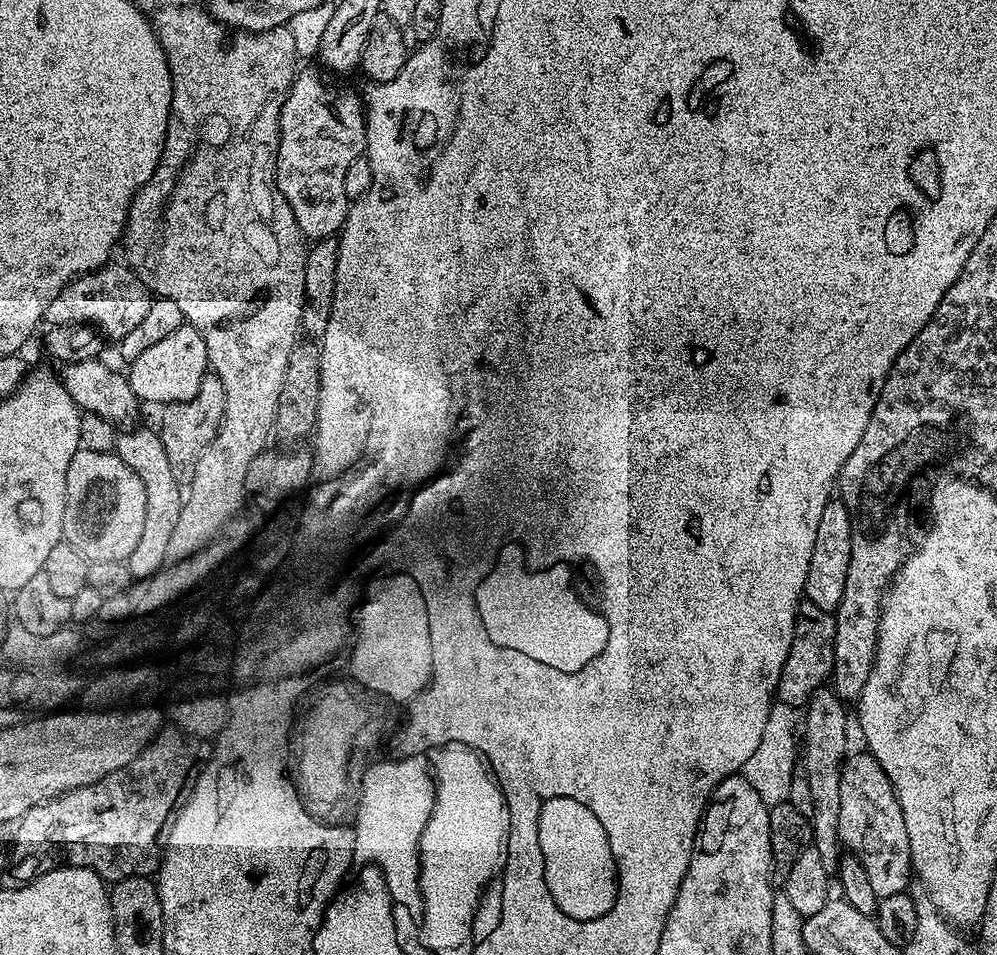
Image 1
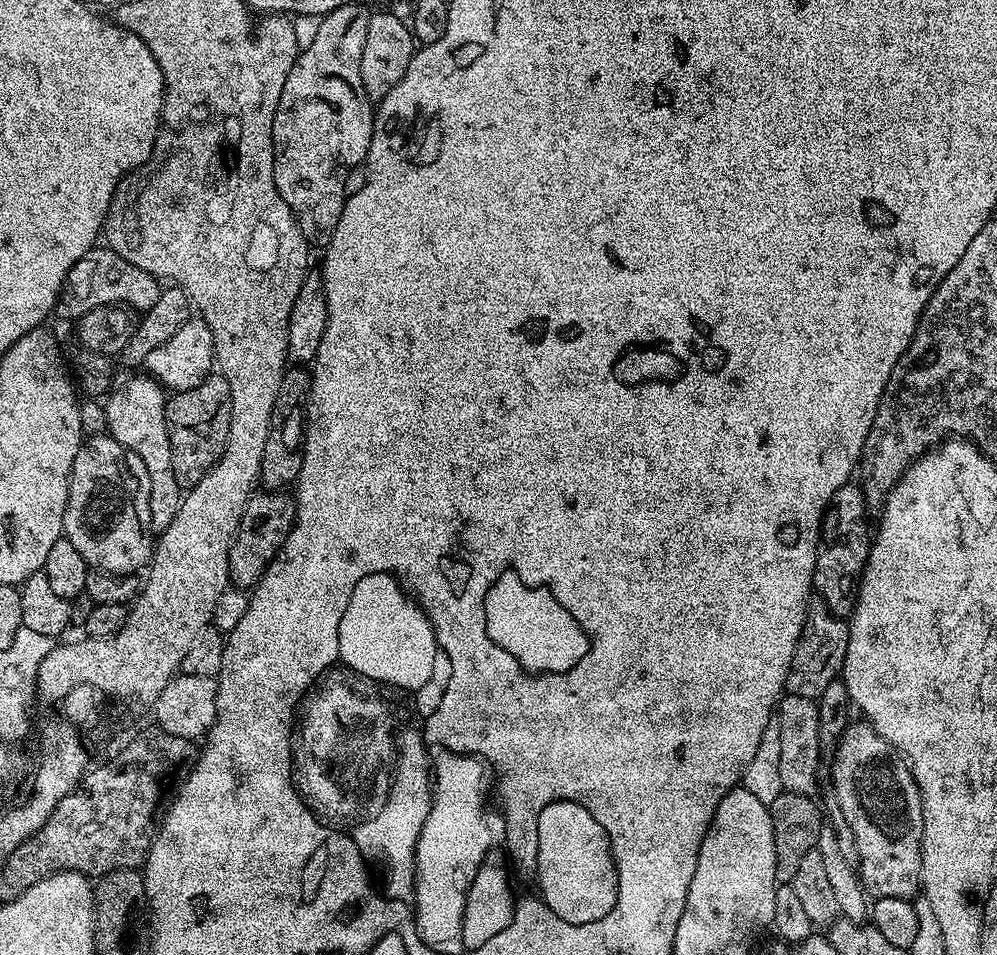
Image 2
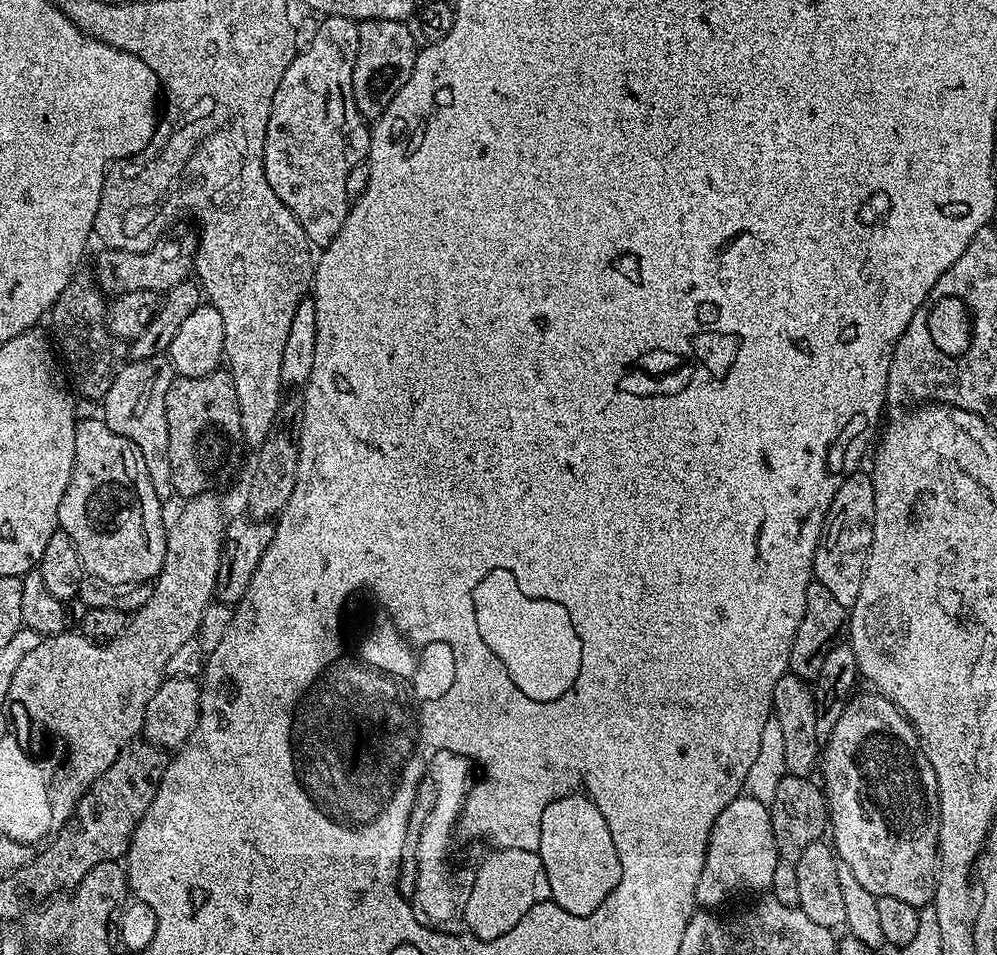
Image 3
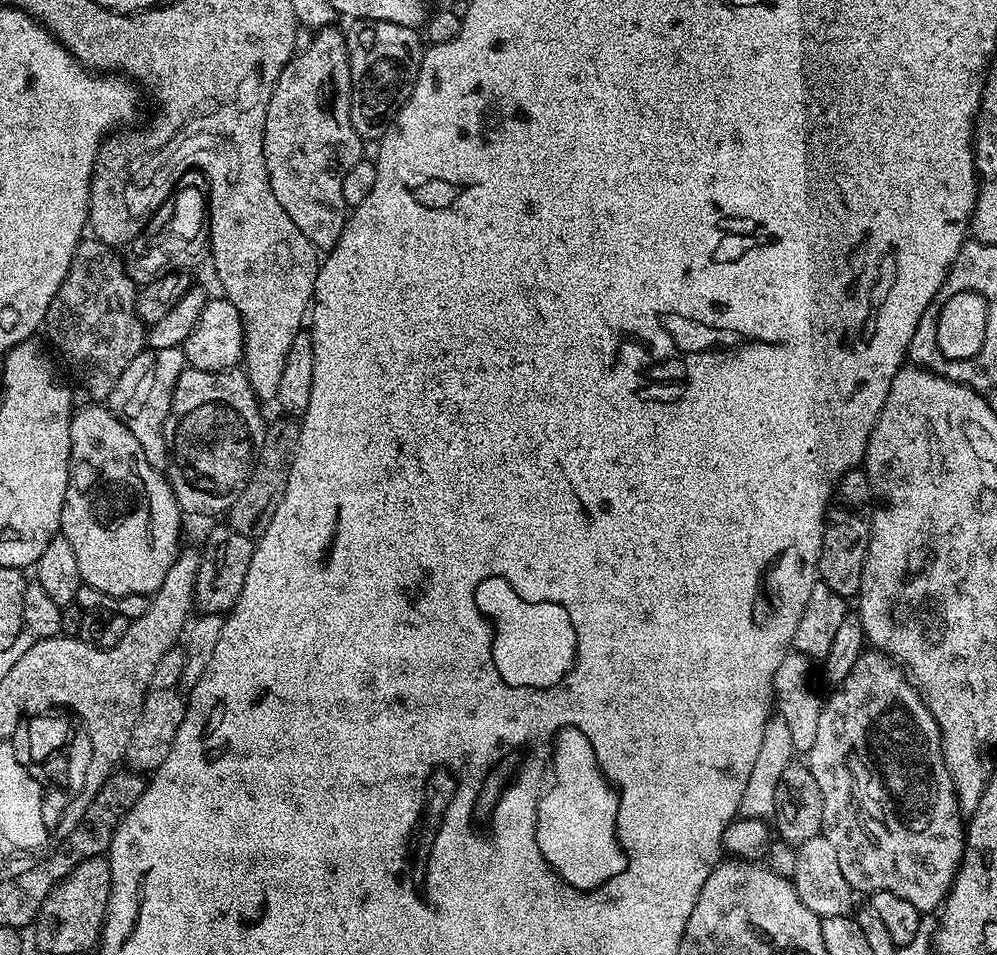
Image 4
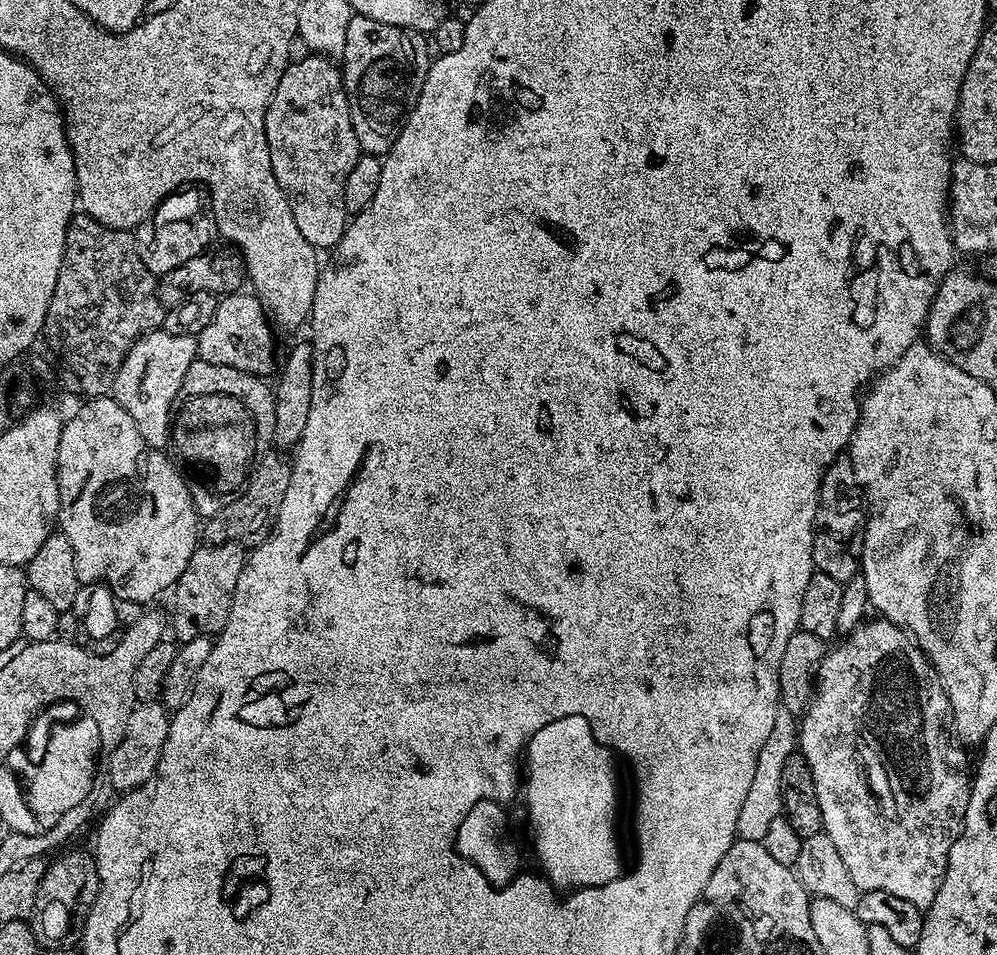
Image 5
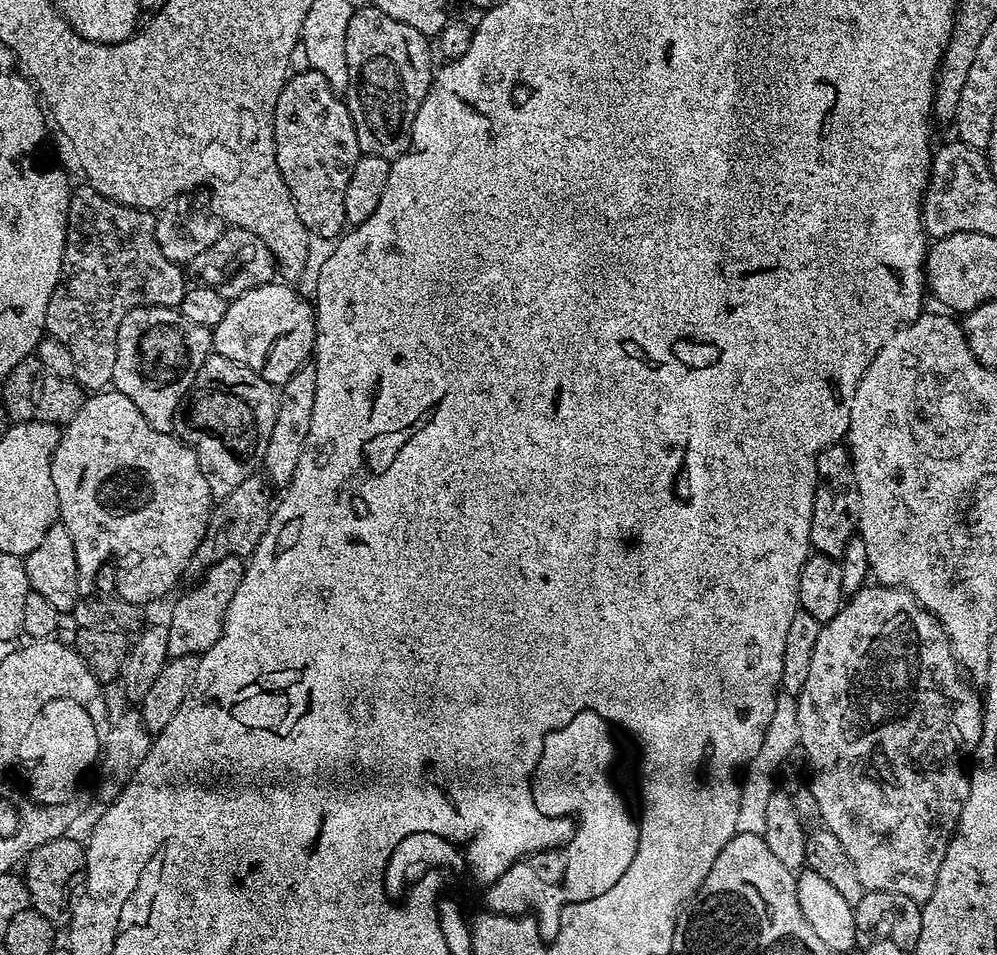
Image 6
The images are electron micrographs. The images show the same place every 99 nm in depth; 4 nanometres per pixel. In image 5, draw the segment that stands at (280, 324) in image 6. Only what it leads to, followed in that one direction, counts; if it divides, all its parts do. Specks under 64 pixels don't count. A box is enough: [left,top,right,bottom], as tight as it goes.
[195,290,277,378]

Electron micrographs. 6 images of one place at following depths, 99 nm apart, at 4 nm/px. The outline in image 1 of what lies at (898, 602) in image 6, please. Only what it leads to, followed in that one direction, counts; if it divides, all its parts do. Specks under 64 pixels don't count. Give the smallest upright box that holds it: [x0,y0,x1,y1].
[838,755,913,898]

